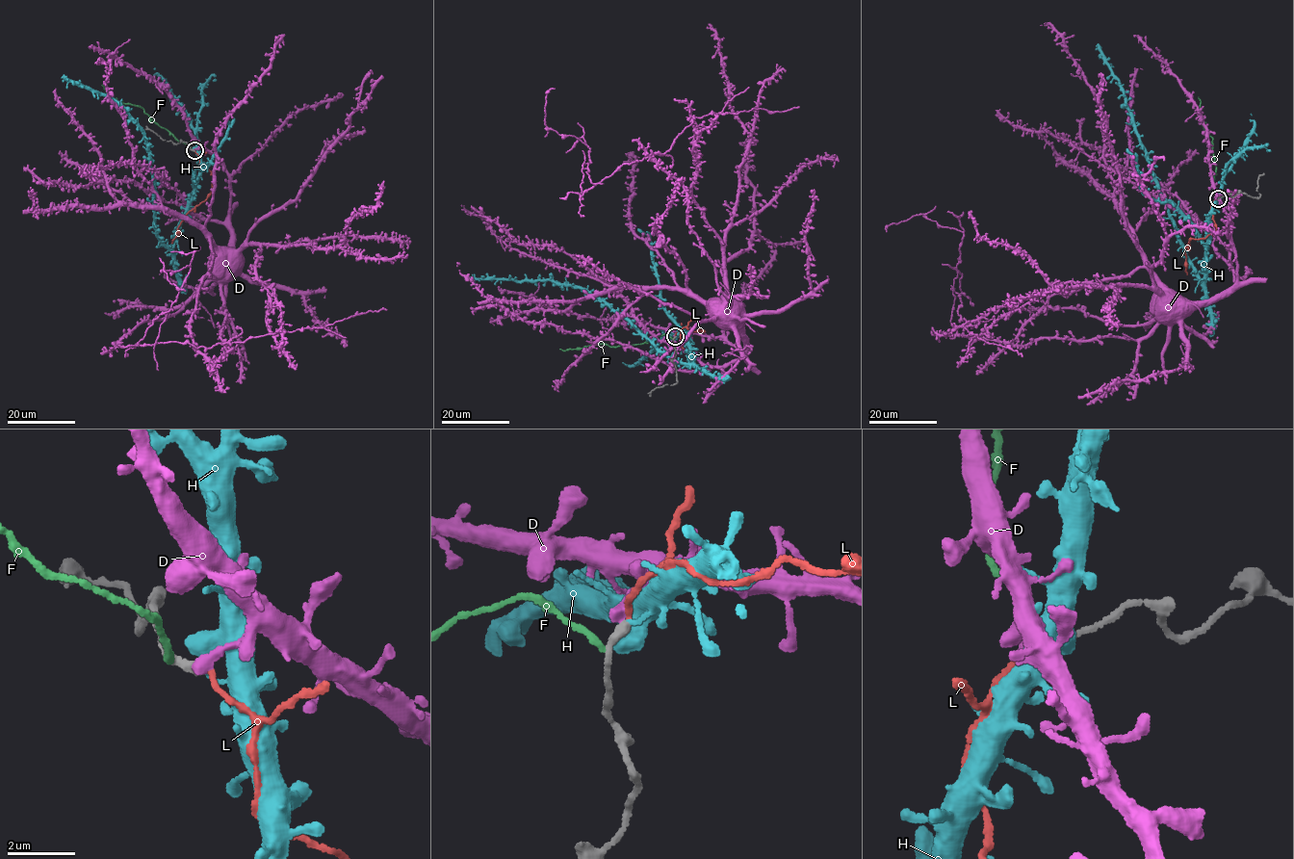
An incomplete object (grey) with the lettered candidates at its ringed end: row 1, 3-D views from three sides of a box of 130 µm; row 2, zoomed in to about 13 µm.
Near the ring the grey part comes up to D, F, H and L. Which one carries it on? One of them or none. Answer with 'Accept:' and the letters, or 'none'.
Accept: L

